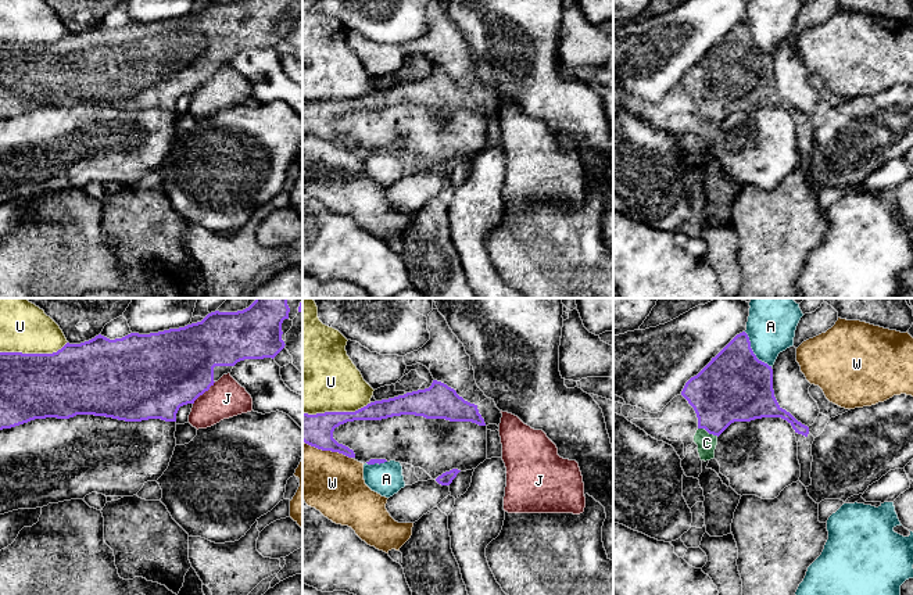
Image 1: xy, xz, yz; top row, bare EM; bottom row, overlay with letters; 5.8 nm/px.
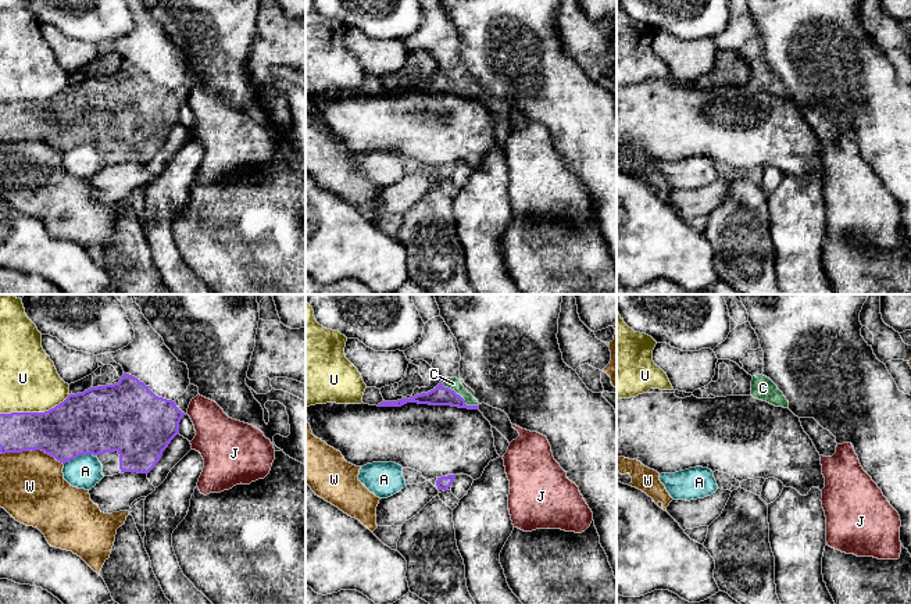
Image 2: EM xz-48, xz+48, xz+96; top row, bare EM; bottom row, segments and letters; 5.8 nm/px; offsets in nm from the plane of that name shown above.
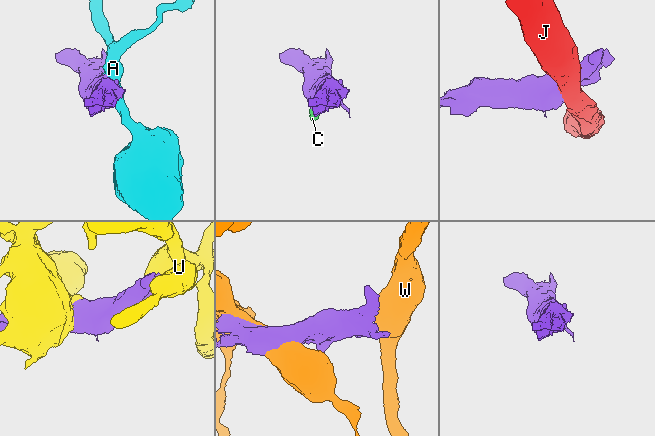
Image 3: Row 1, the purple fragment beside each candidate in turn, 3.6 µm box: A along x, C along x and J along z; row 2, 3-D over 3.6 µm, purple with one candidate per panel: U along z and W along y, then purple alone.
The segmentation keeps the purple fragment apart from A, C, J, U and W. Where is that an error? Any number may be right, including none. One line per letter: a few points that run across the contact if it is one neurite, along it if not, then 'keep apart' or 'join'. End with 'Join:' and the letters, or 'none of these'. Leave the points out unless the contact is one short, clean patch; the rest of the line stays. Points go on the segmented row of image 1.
A: keep apart
C: line yz (723, 391), (708, 432), (706, 443); join
J: keep apart
U: keep apart
W: keep apart
Join: C

